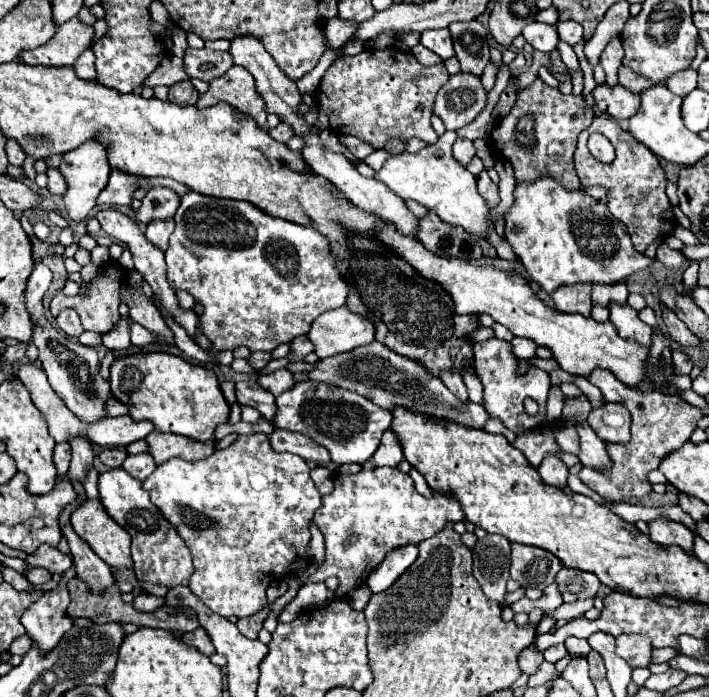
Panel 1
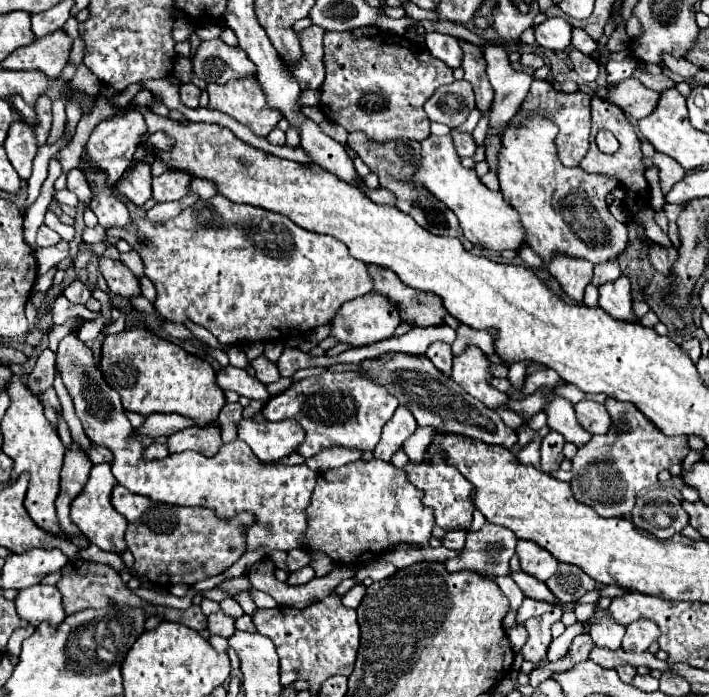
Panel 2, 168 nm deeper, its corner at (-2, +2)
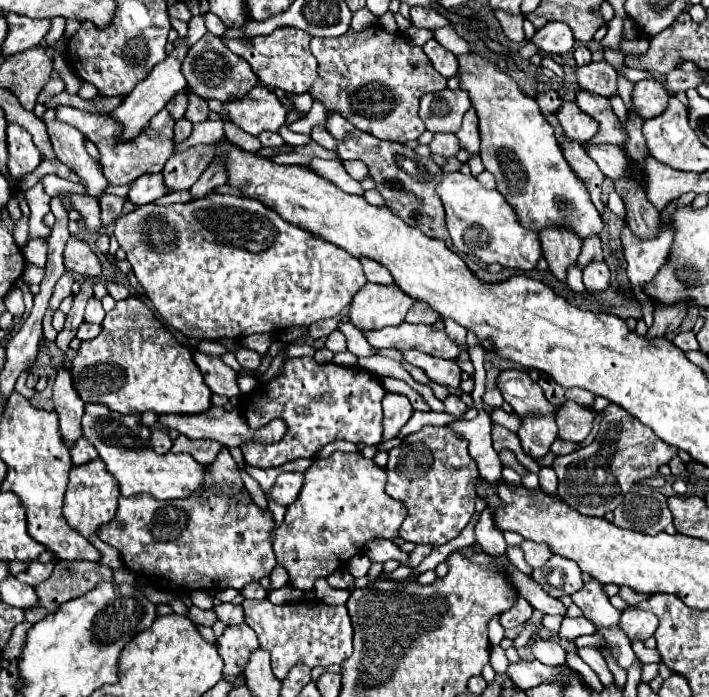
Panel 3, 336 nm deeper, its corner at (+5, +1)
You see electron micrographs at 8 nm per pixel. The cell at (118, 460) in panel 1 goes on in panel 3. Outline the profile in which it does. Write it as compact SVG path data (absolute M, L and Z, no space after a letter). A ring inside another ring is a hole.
M83 436L71 446L71 460L75 466L81 466L81 464L87 464L91 460L95 460L99 454L95 450L93 444L89 444Z

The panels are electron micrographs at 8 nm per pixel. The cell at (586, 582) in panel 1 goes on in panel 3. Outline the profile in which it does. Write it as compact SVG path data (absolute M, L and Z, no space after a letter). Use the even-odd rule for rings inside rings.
M557 554L545 566L533 570L533 578L553 598L559 598L563 594L571 596L583 586L583 574L579 566L573 560Z

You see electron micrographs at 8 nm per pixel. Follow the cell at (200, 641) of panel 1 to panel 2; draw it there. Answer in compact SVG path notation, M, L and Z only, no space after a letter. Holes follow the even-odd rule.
M222 611L214 613L212 617L208 617L208 633L210 635L222 635L222 637L230 637L234 629L234 619L224 615Z

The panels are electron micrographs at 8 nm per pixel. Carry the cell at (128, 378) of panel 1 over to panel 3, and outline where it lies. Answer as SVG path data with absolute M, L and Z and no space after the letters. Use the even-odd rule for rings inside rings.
M133 296L117 302L115 308L105 314L99 336L81 342L77 356L71 360L69 372L73 378L73 388L85 404L103 404L119 414L143 414L147 410L155 414L199 414L211 406L211 390L203 382L203 374L193 362L191 350L181 346L163 322L139 298Z

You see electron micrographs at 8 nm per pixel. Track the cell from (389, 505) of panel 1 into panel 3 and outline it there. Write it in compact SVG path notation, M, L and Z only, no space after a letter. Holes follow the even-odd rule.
M333 452L329 458L317 458L305 472L303 488L293 504L287 506L283 524L275 530L273 550L277 556L277 564L283 566L289 574L289 586L297 590L311 590L311 584L317 578L327 578L335 570L339 570L351 556L355 556L367 540L371 538L395 538L401 526L401 518L405 518L405 510L401 510L399 502L391 502L385 494L385 470L379 468L373 460L361 456L359 452L345 454Z

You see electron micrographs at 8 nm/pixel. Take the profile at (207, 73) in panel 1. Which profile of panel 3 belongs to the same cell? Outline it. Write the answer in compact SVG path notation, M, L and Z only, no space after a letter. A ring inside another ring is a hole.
M205 34L197 44L193 44L183 60L183 76L187 78L187 88L197 94L203 100L219 100L219 102L231 102L245 98L253 86L259 84L257 76L253 74L251 66L237 54L233 54L225 42L213 34Z

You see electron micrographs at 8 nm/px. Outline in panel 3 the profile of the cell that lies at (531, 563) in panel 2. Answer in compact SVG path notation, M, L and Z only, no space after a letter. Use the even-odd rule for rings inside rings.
M523 540L521 548L525 552L525 560L533 568L541 568L553 556L553 550L547 544L537 544L537 542L531 542L531 540Z

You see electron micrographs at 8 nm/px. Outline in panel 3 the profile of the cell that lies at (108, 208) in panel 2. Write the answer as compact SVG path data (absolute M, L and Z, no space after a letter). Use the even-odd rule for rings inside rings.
M47 108L41 118L47 124L51 146L57 158L81 178L81 184L87 188L91 196L101 196L107 186L101 166L87 154L83 146L85 144L83 134L77 128L57 120L55 114L57 114L55 108Z

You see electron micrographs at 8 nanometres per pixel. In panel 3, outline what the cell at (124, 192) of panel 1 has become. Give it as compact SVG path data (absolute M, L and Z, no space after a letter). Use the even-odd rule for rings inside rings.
M143 174L141 178L137 178L137 182L131 184L129 200L133 204L149 204L165 194L169 194L169 188L165 186L161 174Z

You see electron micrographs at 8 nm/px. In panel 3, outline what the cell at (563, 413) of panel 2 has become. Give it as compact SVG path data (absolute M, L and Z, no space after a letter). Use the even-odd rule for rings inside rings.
M501 370L497 380L497 388L503 394L503 400L509 402L515 410L515 414L555 414L557 408L549 404L541 392L541 388L531 382L529 374L525 370Z

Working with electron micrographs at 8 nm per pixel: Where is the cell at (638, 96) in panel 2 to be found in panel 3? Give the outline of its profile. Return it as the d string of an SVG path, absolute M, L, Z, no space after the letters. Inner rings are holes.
M643 80L637 82L633 88L633 102L637 108L637 114L641 118L655 118L657 114L663 114L669 102L669 92L659 80Z

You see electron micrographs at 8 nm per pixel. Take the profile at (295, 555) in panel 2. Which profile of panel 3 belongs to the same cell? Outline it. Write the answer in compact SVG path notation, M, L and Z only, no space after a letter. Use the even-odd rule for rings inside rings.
M275 566L275 570L271 572L271 590L277 590L277 588L283 588L287 584L287 574L285 570L281 570L281 566Z

